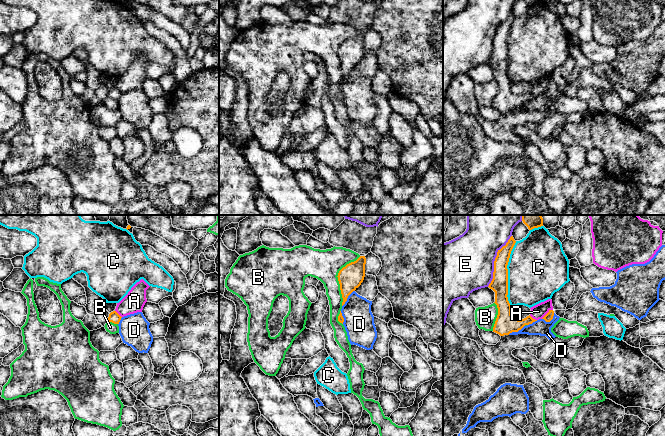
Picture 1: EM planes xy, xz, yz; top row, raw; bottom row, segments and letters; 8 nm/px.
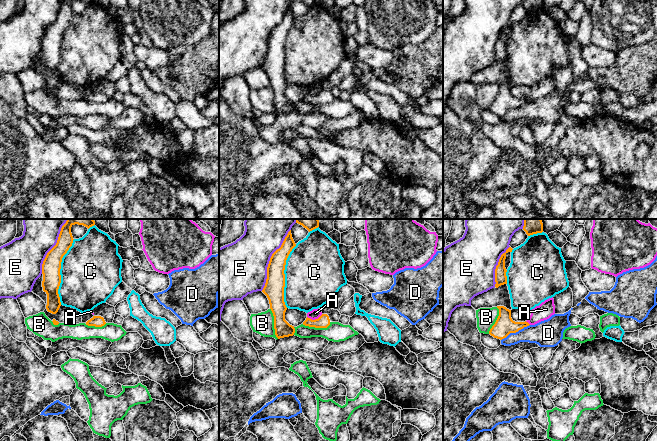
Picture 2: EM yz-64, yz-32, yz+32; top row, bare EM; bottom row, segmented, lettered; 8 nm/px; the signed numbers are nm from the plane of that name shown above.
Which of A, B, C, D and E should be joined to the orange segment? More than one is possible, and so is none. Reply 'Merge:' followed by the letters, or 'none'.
Merge: none

